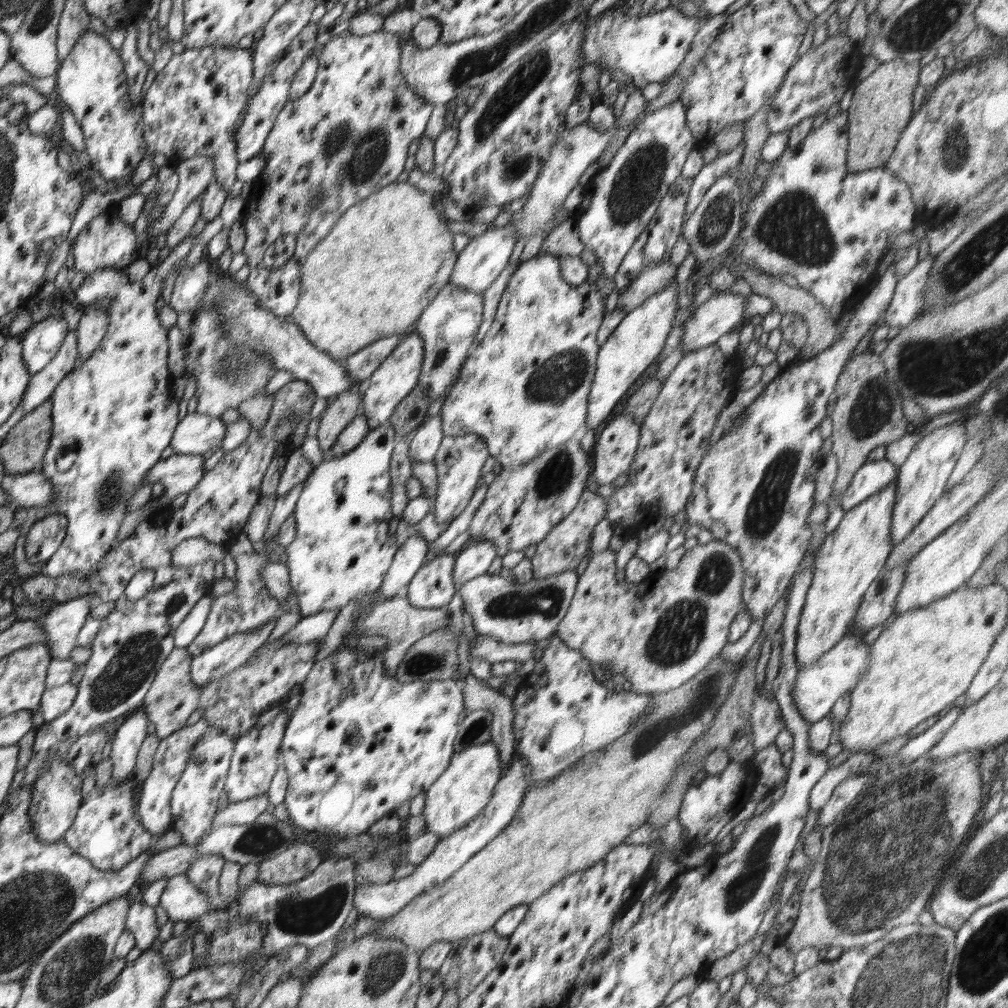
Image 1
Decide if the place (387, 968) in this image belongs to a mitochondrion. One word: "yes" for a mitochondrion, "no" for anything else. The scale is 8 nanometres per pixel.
yes

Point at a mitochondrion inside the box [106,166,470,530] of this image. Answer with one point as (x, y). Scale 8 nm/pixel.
(234, 371)

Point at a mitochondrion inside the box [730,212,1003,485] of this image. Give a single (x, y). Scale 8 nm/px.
(873, 406)

